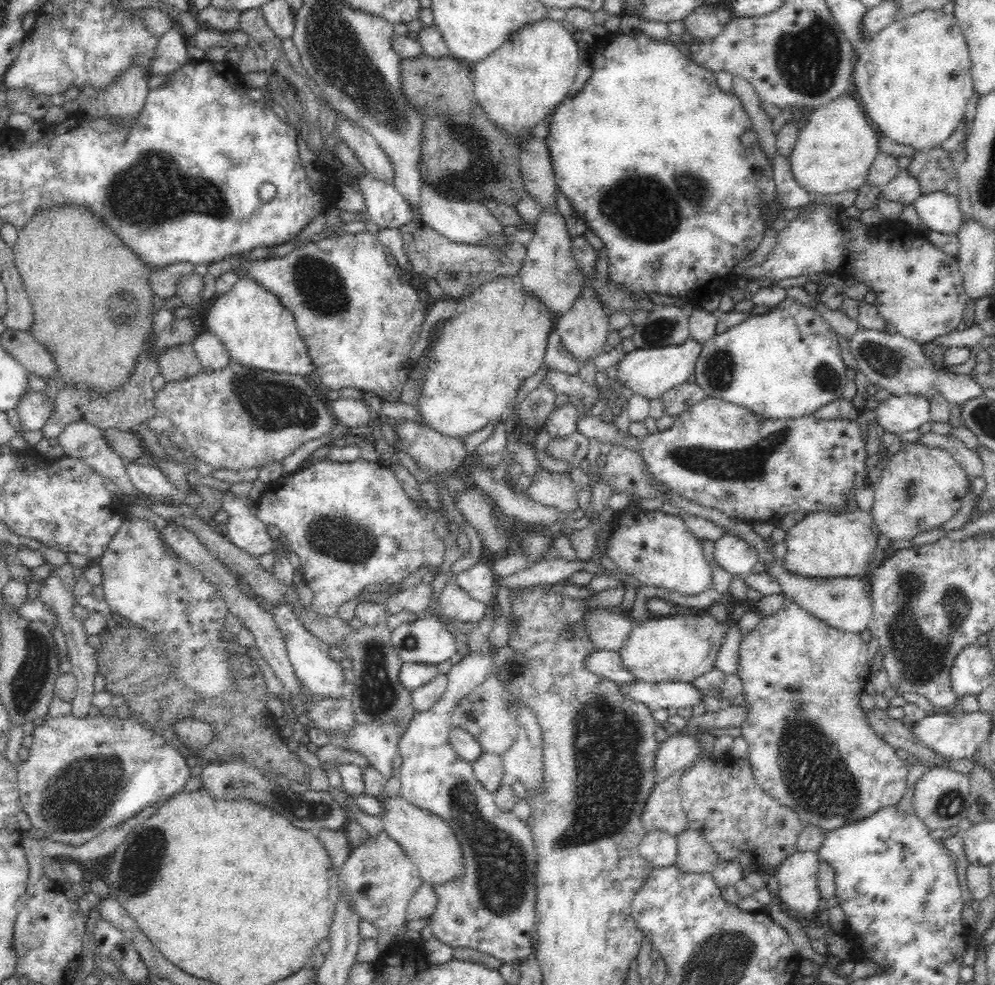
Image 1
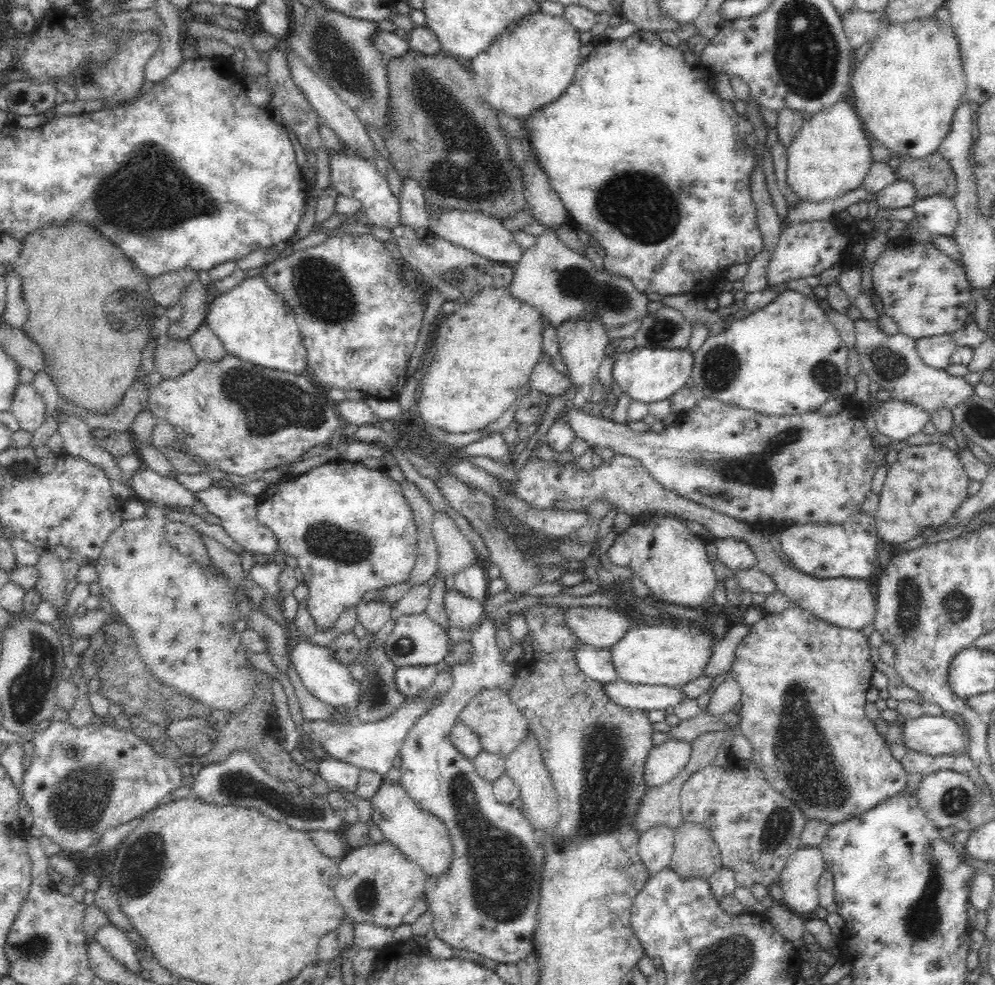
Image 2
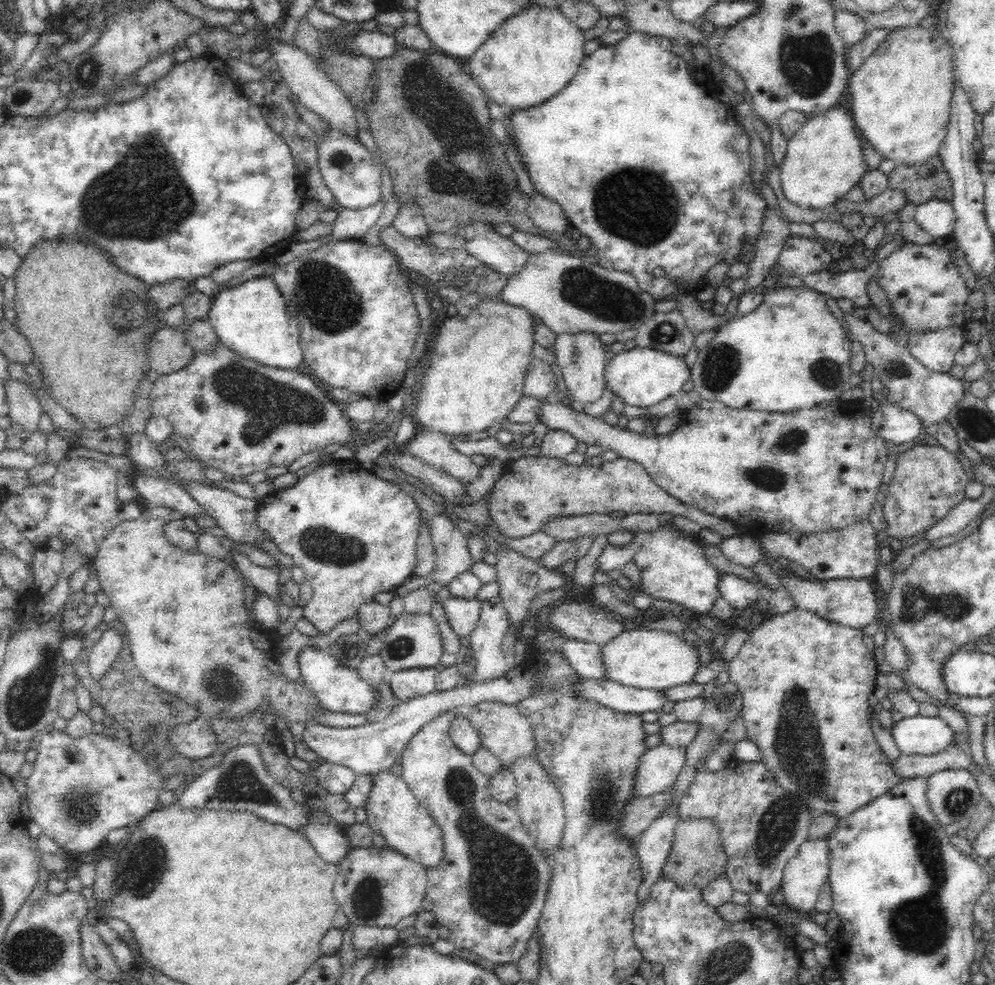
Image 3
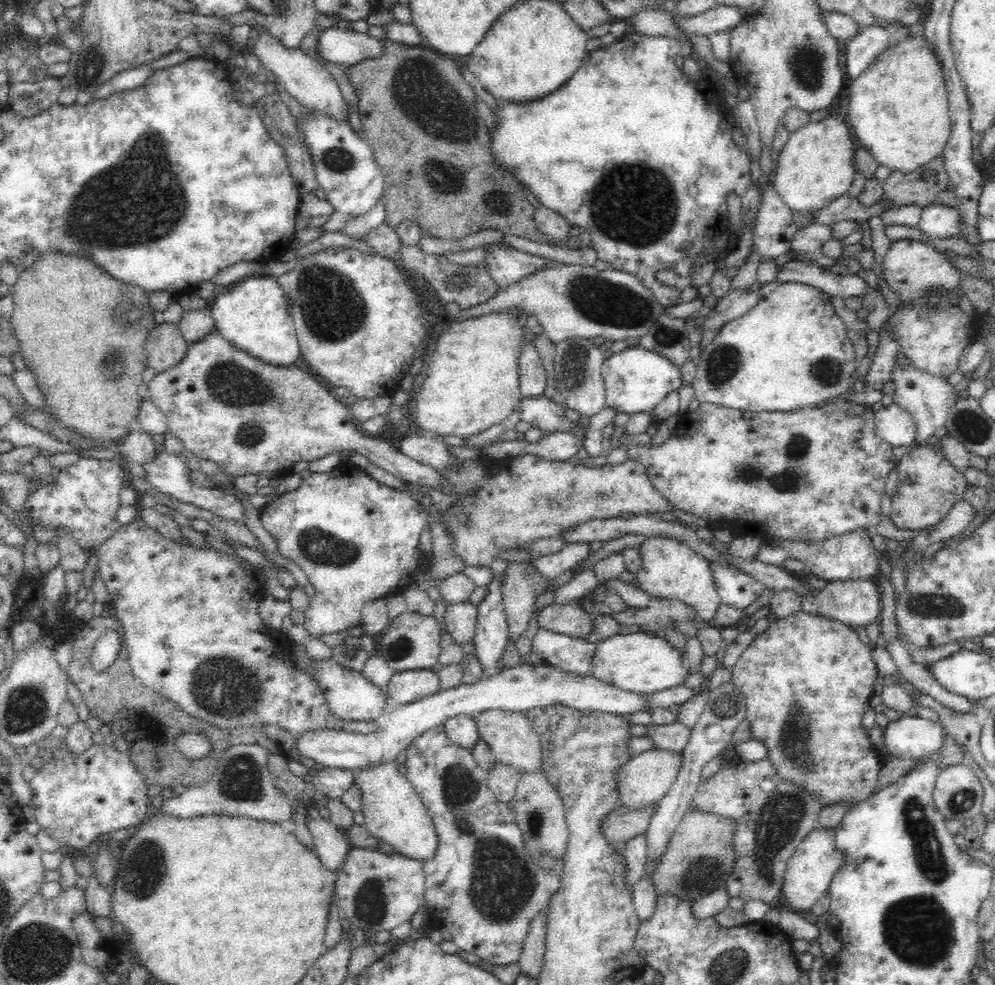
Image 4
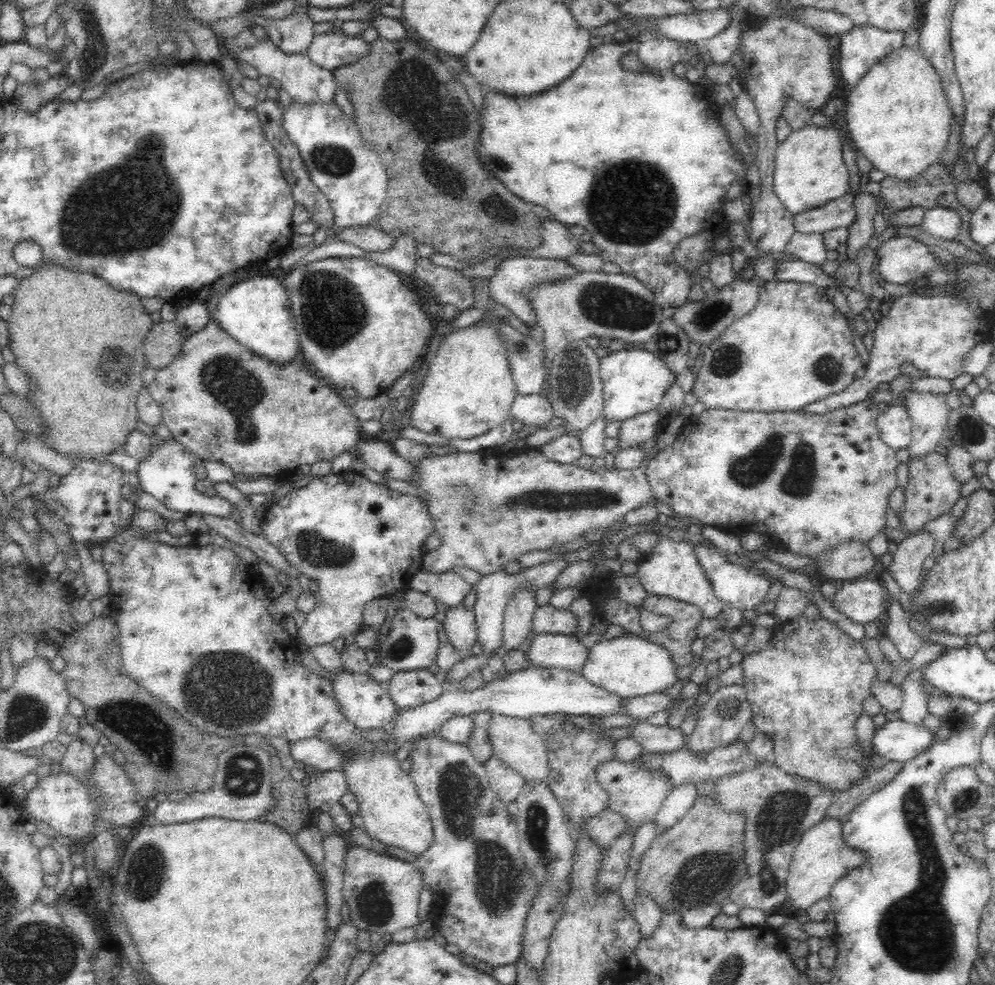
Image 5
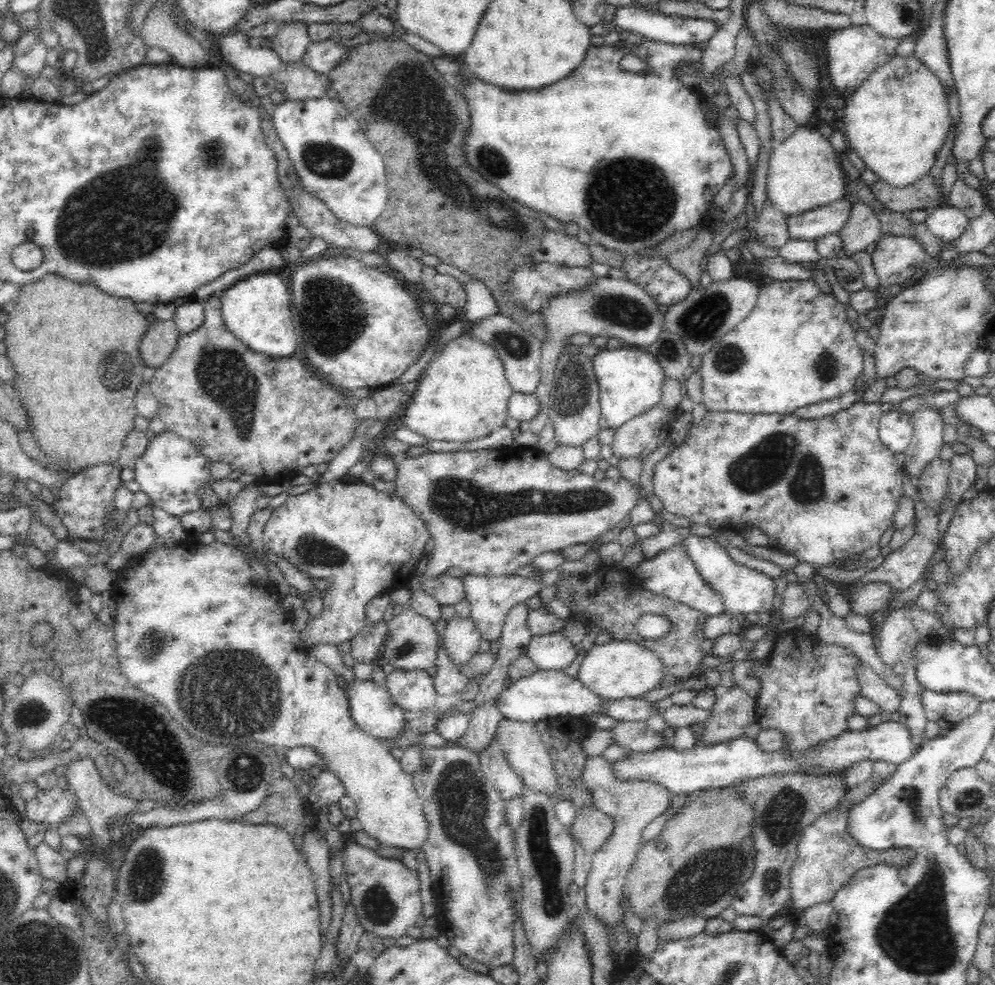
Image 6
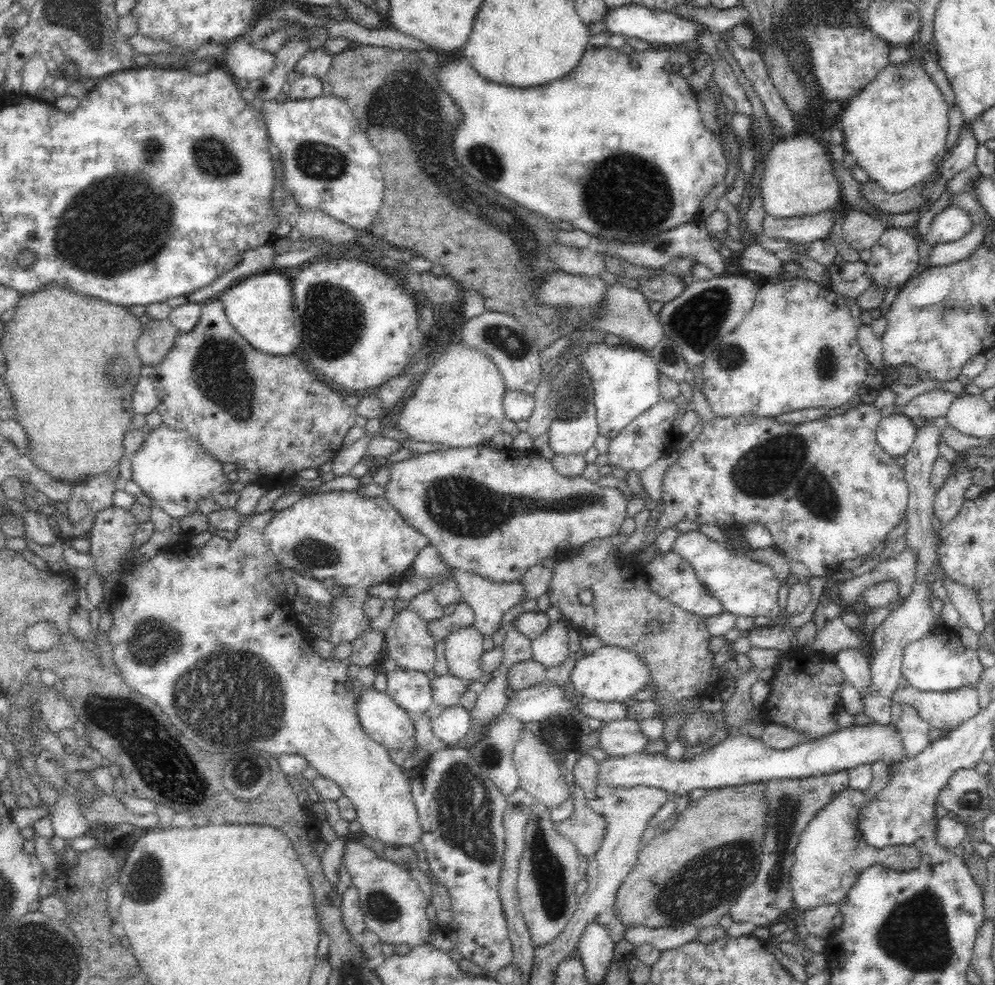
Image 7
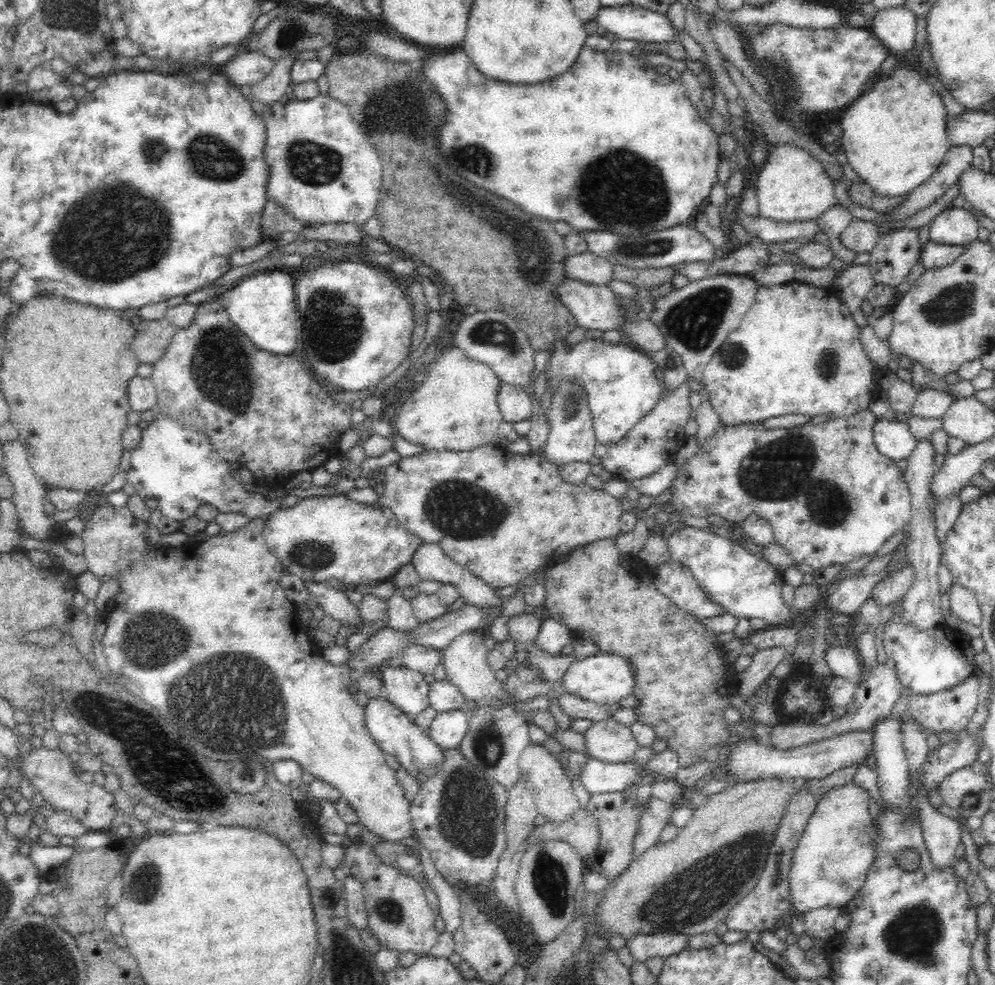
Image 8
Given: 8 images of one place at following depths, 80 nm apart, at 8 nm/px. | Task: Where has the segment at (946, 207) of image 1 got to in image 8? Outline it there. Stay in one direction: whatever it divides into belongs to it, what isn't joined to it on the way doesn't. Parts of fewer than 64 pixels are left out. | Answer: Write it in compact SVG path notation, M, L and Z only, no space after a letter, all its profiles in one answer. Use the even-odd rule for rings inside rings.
M948 208L929 224L929 240L935 244L966 247L978 241L979 229L969 208Z

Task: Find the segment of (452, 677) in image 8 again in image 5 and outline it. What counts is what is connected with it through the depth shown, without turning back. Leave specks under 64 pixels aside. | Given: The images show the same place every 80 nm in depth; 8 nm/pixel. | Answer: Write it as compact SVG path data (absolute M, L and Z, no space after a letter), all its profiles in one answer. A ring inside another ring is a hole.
M462 605L449 609L442 622L442 635L462 658L472 654L470 649L478 640L474 611Z

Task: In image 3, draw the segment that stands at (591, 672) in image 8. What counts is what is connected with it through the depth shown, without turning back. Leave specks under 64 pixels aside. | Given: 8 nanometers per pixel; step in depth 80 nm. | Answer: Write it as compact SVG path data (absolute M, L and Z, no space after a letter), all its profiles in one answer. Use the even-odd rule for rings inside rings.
M627 627L616 638L600 645L600 659L606 679L640 690L664 691L689 683L700 667L698 649L683 635L662 630Z

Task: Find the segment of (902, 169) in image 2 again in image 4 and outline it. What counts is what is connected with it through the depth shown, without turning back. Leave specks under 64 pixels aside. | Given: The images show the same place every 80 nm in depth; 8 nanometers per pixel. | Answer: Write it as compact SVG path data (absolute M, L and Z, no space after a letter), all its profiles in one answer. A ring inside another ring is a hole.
M941 157L933 158L924 166L917 168L909 173L892 171L882 184L883 194L891 202L891 206L906 206L916 204L916 206L930 206L931 204L940 204L954 207L958 210L959 198L957 197L955 186L949 179L944 159Z

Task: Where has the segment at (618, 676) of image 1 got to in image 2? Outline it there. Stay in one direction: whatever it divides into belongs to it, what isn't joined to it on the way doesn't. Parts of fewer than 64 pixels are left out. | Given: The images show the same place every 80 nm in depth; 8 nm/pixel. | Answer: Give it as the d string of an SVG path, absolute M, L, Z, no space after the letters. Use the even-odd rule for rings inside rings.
M589 644L574 646L574 661L578 663L578 669L589 679L608 683L618 679L618 673L612 663L610 649L602 649Z

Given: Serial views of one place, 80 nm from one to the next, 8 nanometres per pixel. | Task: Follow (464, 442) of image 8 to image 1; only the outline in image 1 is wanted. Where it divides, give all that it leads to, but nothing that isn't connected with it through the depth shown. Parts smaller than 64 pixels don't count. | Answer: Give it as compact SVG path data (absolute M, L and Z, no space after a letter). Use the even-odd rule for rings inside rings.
M518 274L514 278L498 278L498 280L492 280L492 282L486 282L482 287L474 290L468 297L461 298L457 301L458 307L453 312L453 315L442 321L438 325L438 340L434 342L434 346L429 350L426 350L423 356L424 364L422 369L422 390L420 392L419 401L415 403L419 410L419 415L422 421L429 427L435 428L438 432L445 434L449 437L462 438L468 437L473 432L484 428L490 422L499 421L502 418L504 411L509 408L516 398L516 392L518 388L524 384L526 378L532 376L535 372L538 372L543 366L543 359L545 358L547 348L547 336L550 331L554 329L555 320L552 315L546 311L546 305L542 301L538 301L534 296L530 296L528 292L519 290L518 286Z

